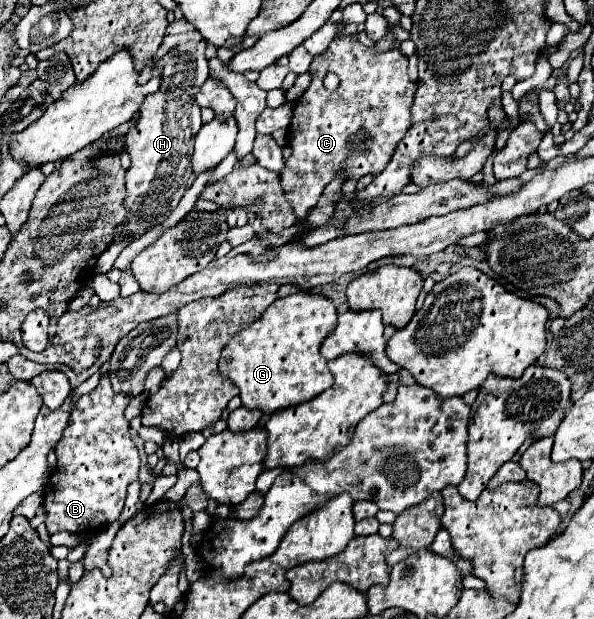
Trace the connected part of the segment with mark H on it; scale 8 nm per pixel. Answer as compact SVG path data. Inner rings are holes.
M173 20L167 26L165 38L157 54L149 60L139 76L139 84L149 82L153 64L171 54L161 72L161 86L153 96L147 96L139 108L139 122L127 136L127 152L131 154L131 168L127 170L127 216L137 218L137 238L149 228L167 220L173 208L185 194L191 176L193 138L201 130L201 108L195 104L195 94L207 80L207 42L187 20Z

